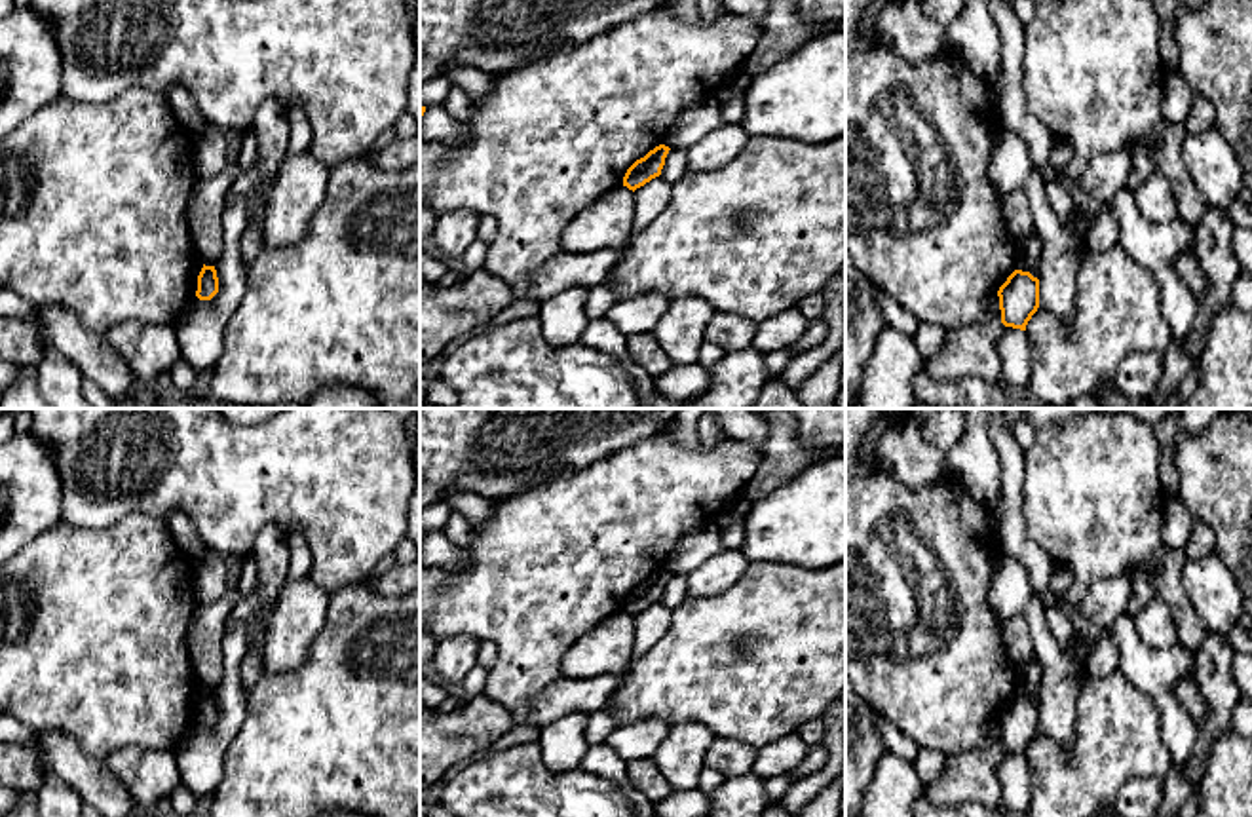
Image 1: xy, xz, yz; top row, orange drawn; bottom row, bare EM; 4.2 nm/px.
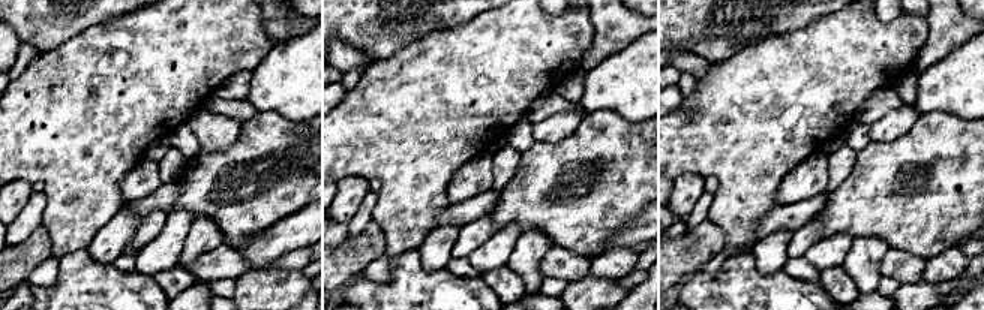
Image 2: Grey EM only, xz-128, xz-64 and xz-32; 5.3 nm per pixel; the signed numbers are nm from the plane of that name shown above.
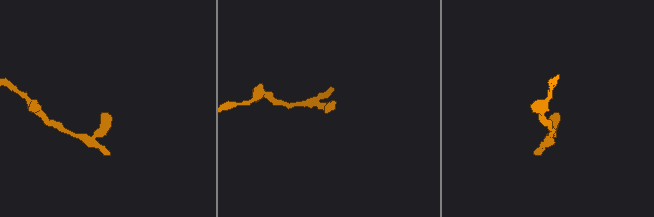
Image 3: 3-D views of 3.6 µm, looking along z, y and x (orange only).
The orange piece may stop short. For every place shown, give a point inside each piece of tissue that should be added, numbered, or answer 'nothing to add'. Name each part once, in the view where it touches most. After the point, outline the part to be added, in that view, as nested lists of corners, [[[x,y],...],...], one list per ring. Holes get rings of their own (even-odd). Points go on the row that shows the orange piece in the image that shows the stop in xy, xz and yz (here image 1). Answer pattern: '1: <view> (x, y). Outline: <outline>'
nothing to add

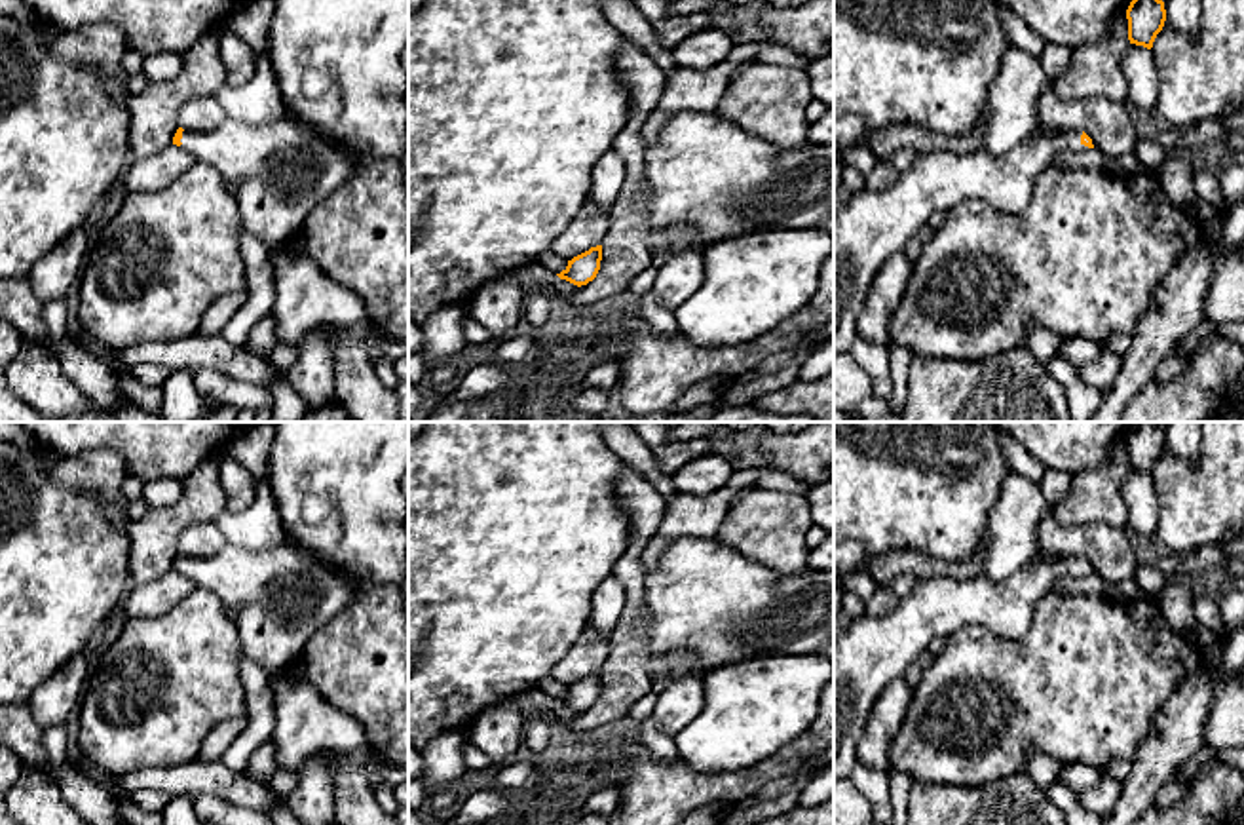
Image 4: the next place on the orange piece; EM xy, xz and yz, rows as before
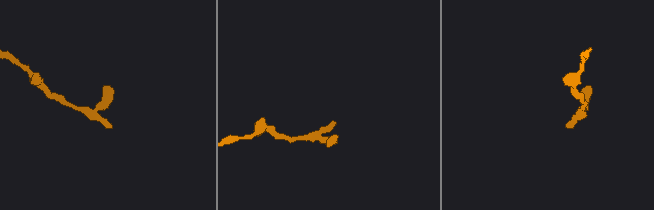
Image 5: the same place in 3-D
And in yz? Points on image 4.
1: yz (868, 227). Outline: [[[1083,131],[1056,135],[1031,133],[1008,152],[995,156],[986,148],[971,154],[934,150],[917,154],[912,167],[896,175],[887,190],[862,188],[857,194],[838,194],[834,200],[834,355],[851,350],[858,335],[858,317],[868,289],[883,262],[904,251],[912,236],[927,228],[934,213],[948,213],[967,200],[982,200],[997,211],[1020,213],[1027,207],[1035,181],[1062,152],[1084,152]]]

